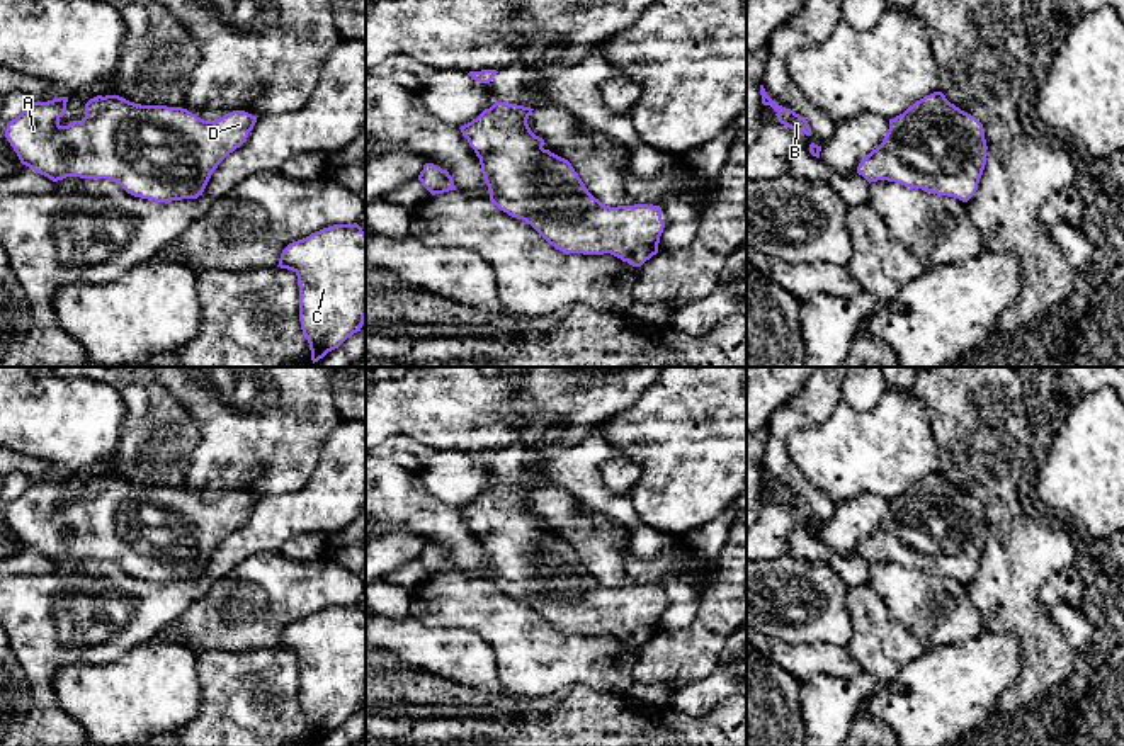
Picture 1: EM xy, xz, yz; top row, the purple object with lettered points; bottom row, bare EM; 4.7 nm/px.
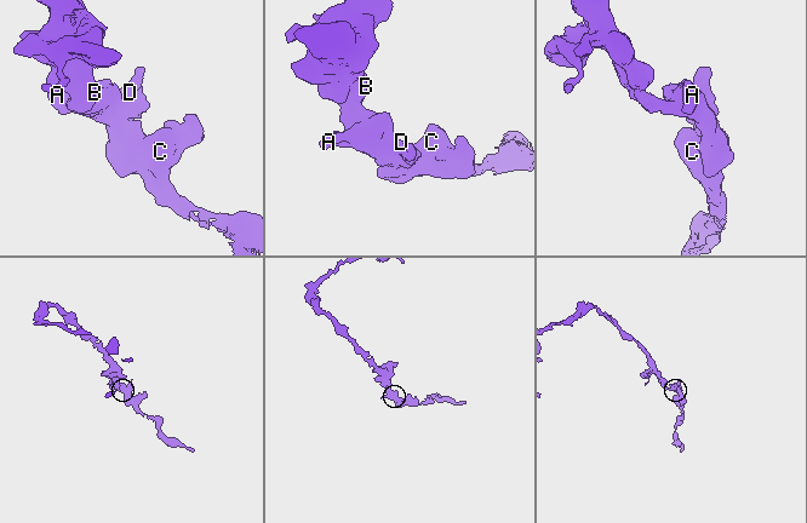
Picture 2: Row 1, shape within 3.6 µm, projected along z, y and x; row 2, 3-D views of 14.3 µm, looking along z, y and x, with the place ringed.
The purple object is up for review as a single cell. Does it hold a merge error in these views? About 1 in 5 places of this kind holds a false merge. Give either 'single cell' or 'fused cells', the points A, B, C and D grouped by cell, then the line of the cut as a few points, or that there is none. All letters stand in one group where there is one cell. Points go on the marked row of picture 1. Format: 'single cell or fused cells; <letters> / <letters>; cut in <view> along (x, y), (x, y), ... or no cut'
single cell; A B C D; no cut

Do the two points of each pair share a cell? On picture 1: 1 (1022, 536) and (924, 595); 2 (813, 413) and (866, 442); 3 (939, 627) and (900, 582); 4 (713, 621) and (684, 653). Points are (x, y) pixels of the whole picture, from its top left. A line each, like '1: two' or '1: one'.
1: two
2: two
3: one
4: one

